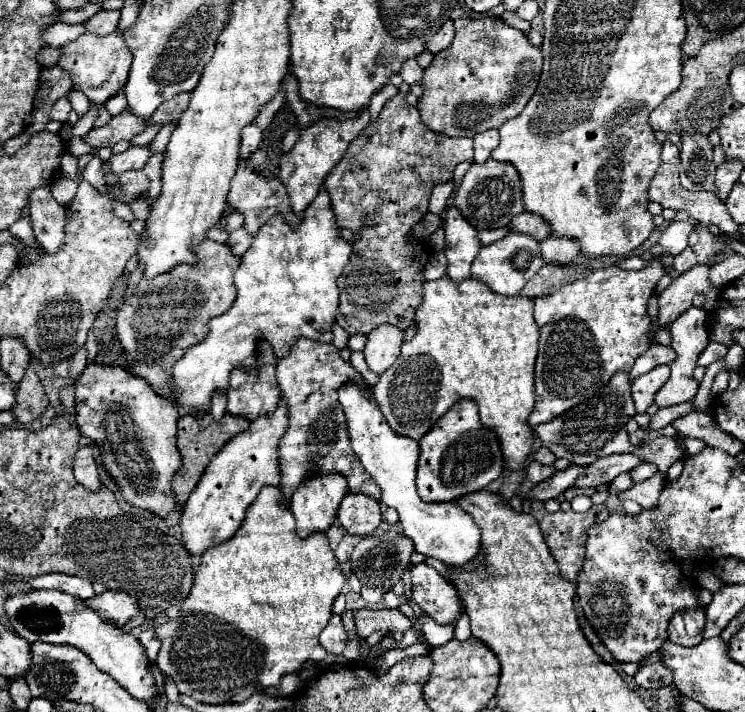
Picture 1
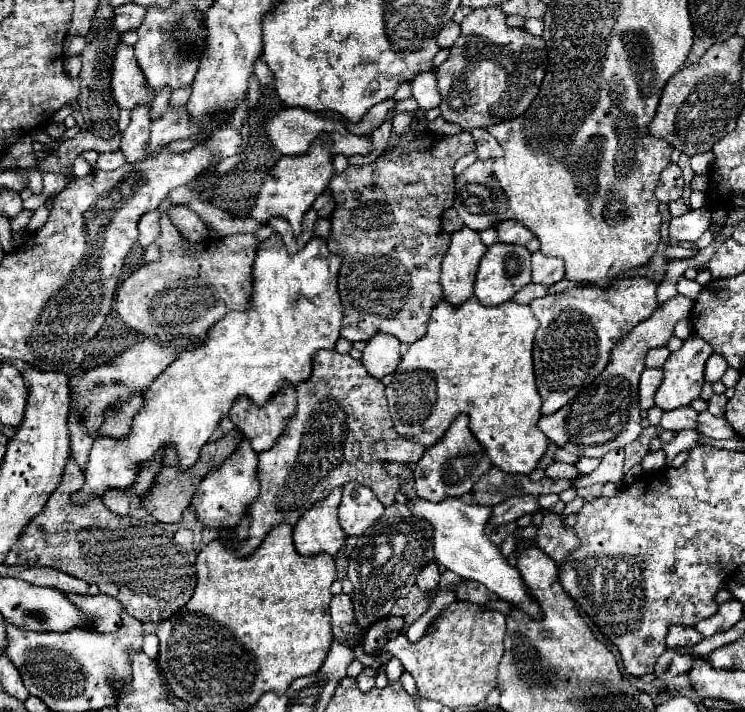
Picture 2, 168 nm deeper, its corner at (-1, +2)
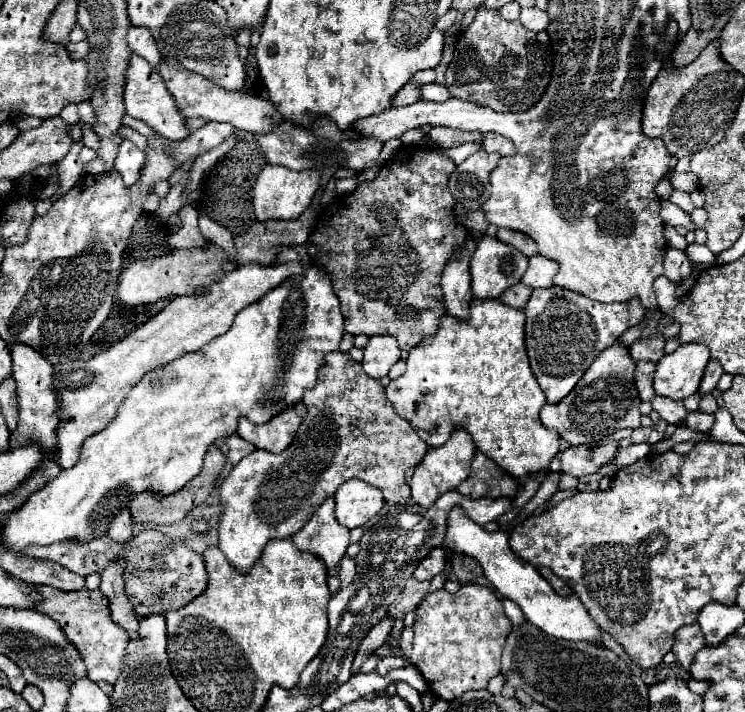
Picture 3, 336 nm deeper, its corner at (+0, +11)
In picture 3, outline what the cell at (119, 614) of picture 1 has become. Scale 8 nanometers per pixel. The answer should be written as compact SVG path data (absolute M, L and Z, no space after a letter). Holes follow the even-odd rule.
M37 586L43 600L37 604L37 612L43 612L51 616L55 622L61 624L67 638L79 648L85 664L87 674L93 682L105 680L109 684L115 684L115 680L123 674L123 656L127 656L127 644L131 642L129 632L123 630L119 624L111 620L109 602L101 590L75 590L75 592L63 592L51 586Z

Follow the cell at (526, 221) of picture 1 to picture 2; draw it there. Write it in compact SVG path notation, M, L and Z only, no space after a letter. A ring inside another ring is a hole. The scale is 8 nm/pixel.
M504 221L504 225L496 227L498 231L498 239L502 243L516 243L526 247L530 253L540 249L540 243L536 241L534 233L528 233L528 229L524 229L524 225L520 225L518 221Z

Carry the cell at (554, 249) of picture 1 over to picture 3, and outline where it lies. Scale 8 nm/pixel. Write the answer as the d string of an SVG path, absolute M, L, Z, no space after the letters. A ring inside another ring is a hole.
M537 254L537 256L529 258L529 268L527 268L525 276L521 278L521 282L531 288L551 288L557 270L559 270L559 266L555 264L555 260L547 260L545 256Z

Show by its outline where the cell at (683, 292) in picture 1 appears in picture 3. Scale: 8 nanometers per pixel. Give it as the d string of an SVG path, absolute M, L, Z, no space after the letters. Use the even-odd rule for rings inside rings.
M619 340L605 348L591 368L583 374L577 386L557 404L545 404L541 408L541 422L547 428L559 432L563 440L571 446L575 444L591 444L599 438L619 430L619 428L641 428L641 412L639 412L639 396L635 388L635 360L629 354L629 348Z

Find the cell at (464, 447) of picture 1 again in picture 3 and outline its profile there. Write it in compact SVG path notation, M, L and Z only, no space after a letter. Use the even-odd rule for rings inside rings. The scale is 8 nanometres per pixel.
M455 428L451 438L447 440L447 444L443 444L439 448L429 448L427 454L423 456L423 460L415 466L415 472L413 472L413 478L409 484L411 498L419 506L429 508L439 496L457 488L467 478L467 472L471 470L471 460L475 458L475 452L477 452L477 448L475 448L471 436L467 436L467 432L463 432L463 428Z

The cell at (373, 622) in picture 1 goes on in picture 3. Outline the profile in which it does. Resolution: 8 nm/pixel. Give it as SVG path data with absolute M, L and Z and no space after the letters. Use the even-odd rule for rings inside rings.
M387 616L387 618L383 618L375 628L371 628L371 632L367 632L367 636L363 638L363 642L361 642L361 646L359 646L359 652L357 652L355 660L353 660L353 668L351 668L353 674L355 674L355 672L359 670L359 666L373 654L375 648L379 648L381 644L385 644L385 640L387 640L387 636L389 636L393 624L395 624L395 618L393 618L393 616Z

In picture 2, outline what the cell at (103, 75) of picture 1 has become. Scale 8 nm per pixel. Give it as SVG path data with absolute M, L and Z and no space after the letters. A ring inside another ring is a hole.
M118 45L112 67L112 93L120 109L136 109L138 105L152 107L154 91L148 87L144 73L134 57L134 49Z

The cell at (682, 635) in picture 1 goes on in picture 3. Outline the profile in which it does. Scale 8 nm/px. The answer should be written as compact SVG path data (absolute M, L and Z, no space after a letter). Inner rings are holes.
M687 624L683 628L679 628L679 632L675 632L675 644L671 648L671 652L677 658L677 664L681 664L685 670L689 670L689 664L693 660L693 656L705 646L703 640L703 632L699 628L699 624Z

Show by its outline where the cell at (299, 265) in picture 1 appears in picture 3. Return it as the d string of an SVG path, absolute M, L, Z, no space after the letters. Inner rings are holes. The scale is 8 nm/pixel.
M309 242L299 248L279 248L273 260L273 266L299 262L303 266L303 276L299 280L287 278L285 284L269 290L257 304L243 308L235 316L227 334L217 336L199 352L191 352L171 364L165 364L165 368L149 372L119 406L117 418L105 430L83 442L79 462L73 468L63 470L53 482L31 494L19 510L1 520L5 546L23 550L31 544L45 546L65 538L79 542L99 538L107 534L111 518L127 506L131 494L139 494L143 490L171 494L195 478L201 472L207 448L217 438L233 434L237 430L239 416L247 416L251 422L261 424L277 416L285 406L299 402L303 398L303 390L315 386L317 368L323 364L323 356L339 350L339 342L345 332L339 298L331 288L331 280L327 280L327 272L313 270L311 260L307 258L307 248Z

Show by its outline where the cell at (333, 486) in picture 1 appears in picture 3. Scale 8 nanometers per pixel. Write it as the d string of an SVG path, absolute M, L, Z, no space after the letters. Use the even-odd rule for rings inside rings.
M329 496L317 508L317 512L305 524L305 528L301 528L299 534L293 536L293 542L297 550L319 556L329 570L339 566L339 560L343 558L349 546L349 530L347 526L341 526L335 518L333 496Z

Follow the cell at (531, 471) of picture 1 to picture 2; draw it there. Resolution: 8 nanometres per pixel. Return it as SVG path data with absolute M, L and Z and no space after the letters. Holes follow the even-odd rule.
M552 463L548 469L546 469L546 475L552 477L552 479L574 479L580 475L580 471L574 467L574 465L568 465L568 463Z

